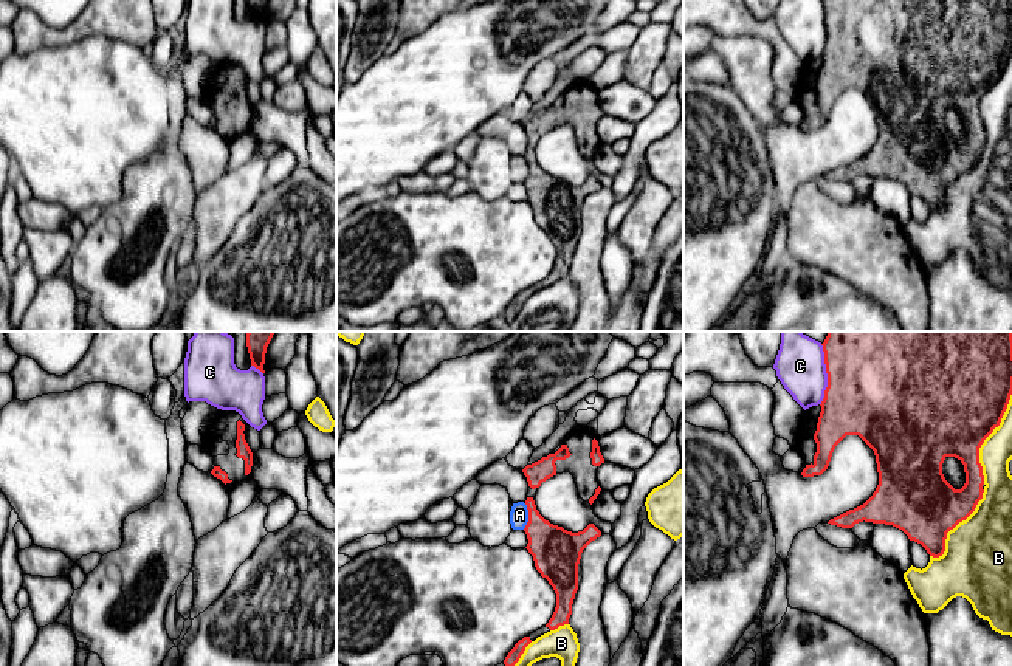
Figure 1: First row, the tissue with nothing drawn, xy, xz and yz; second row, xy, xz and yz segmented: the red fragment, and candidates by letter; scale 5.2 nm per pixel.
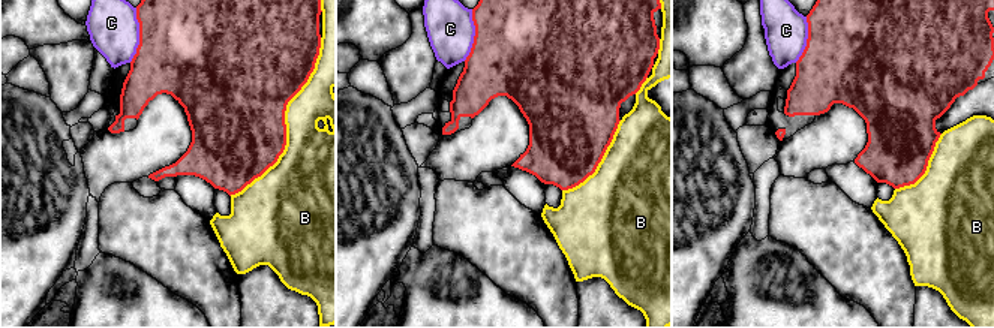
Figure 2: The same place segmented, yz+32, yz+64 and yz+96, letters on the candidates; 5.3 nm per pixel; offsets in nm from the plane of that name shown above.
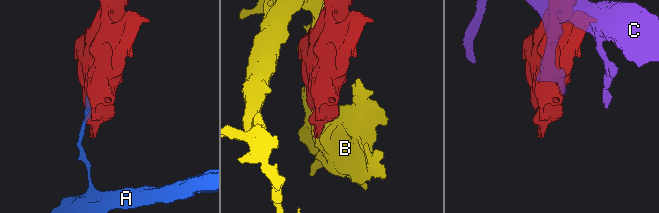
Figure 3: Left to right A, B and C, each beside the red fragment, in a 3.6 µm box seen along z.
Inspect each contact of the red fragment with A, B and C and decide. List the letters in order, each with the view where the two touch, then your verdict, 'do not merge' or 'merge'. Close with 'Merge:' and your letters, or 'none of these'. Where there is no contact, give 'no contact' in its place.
A: meets red in xz; do not merge
B: meets red in yz; do not merge
C: meets red in yz; do not merge
Merge: none of these

